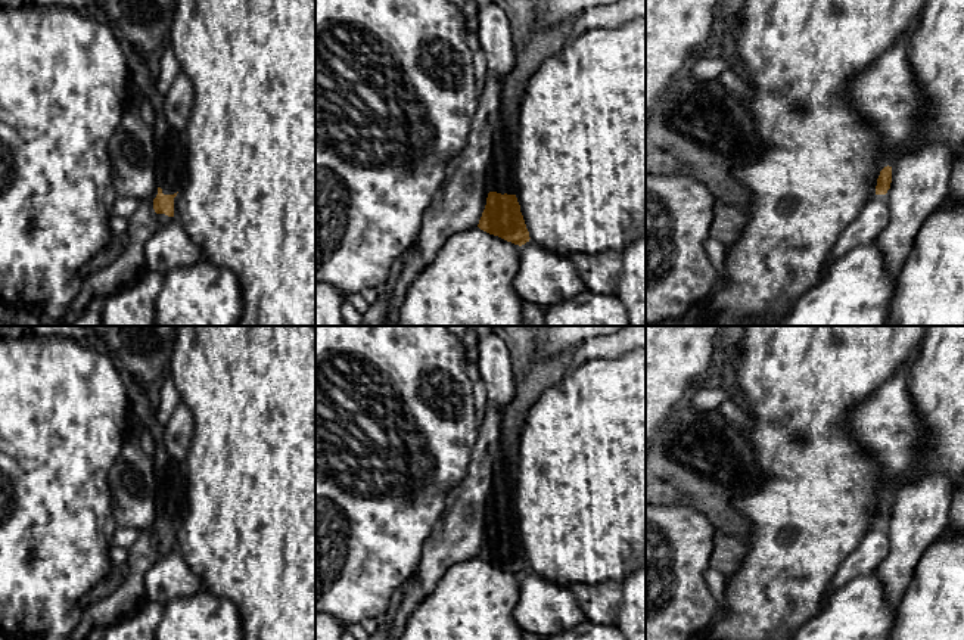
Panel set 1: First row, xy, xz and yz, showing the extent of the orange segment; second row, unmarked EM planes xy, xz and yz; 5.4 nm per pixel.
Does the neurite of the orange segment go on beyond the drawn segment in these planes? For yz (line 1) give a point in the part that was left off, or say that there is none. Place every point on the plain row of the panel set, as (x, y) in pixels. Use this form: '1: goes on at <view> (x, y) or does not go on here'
1: does not go on here

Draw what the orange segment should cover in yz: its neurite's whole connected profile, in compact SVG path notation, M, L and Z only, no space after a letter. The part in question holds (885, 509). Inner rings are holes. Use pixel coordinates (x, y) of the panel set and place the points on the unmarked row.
M887 495L880 501L876 516L876 525L886 525L887 521L890 519L890 513L892 513L892 497Z

